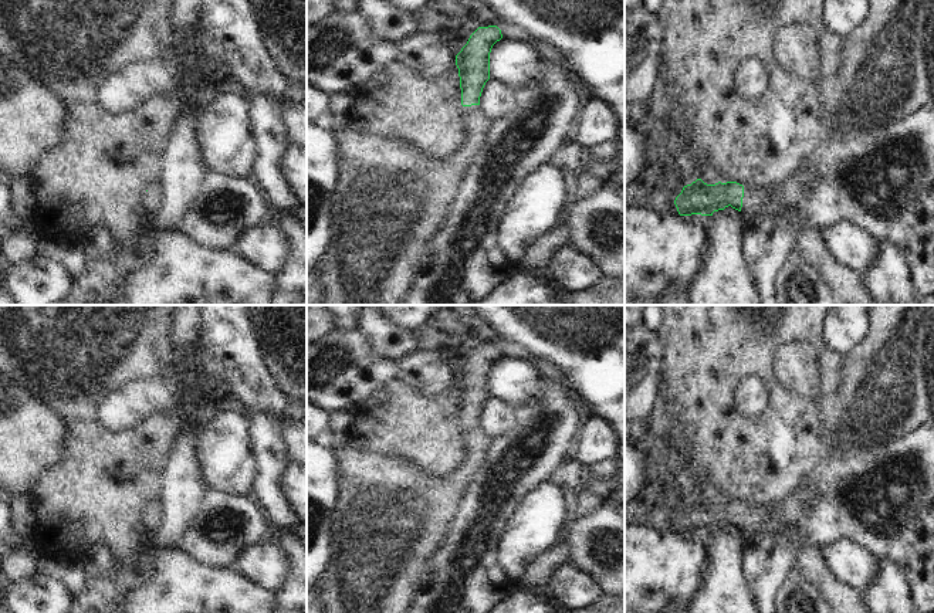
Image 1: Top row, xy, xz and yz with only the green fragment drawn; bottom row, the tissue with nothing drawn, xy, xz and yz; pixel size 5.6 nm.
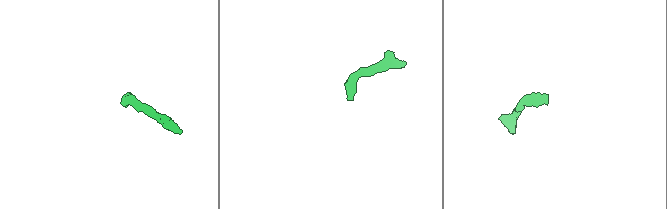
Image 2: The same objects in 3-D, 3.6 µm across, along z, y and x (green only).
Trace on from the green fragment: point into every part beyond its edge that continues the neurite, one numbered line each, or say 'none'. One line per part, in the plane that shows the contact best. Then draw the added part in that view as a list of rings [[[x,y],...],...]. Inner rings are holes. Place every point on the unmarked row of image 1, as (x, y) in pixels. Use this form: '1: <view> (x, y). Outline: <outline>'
1: yz (753, 518). Outline: [[[744,507],[741,532],[748,538],[767,521],[768,512],[765,509]]]

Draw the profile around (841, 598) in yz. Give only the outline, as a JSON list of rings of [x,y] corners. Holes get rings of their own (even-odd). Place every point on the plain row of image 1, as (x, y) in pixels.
[[[820,548],[802,549],[792,572],[816,585],[833,613],[870,613],[866,607],[863,592],[836,579],[826,565]]]

